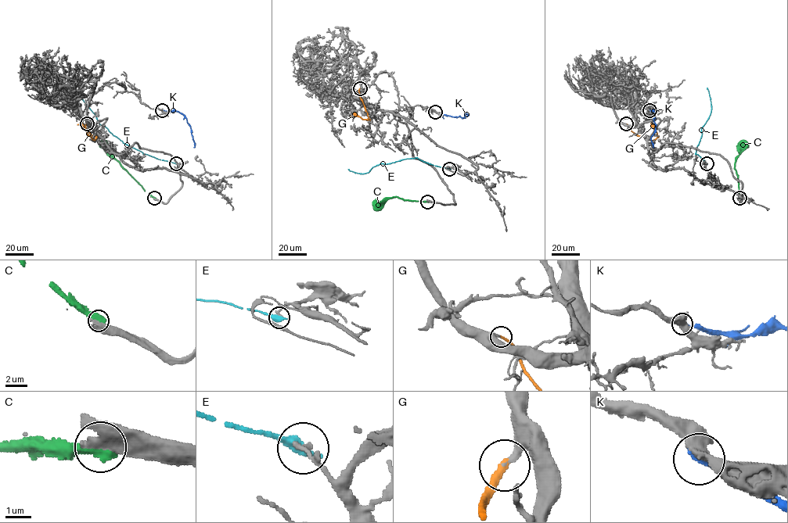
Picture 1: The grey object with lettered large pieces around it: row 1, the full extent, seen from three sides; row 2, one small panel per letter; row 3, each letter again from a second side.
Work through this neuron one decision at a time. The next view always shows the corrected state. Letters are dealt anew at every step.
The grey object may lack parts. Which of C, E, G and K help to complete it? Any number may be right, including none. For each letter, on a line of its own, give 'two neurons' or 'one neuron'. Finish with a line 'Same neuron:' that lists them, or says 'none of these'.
C: two neurons
E: two neurons
G: one neuron
K: two neurons
Same neuron: G

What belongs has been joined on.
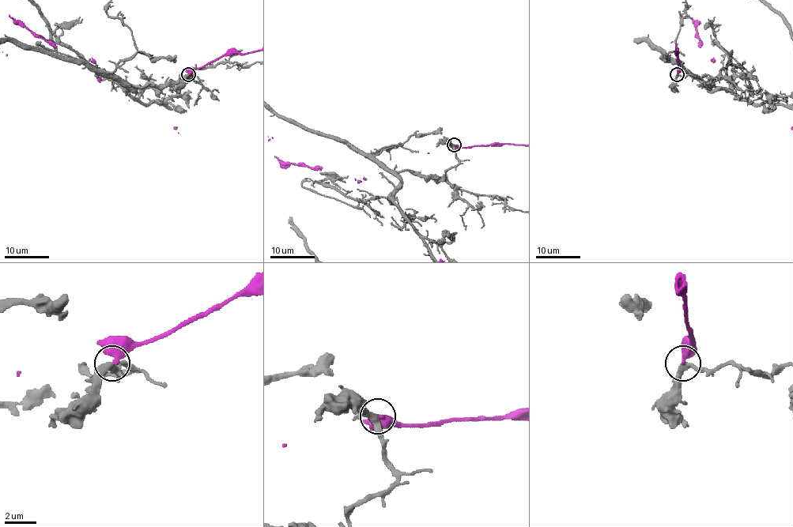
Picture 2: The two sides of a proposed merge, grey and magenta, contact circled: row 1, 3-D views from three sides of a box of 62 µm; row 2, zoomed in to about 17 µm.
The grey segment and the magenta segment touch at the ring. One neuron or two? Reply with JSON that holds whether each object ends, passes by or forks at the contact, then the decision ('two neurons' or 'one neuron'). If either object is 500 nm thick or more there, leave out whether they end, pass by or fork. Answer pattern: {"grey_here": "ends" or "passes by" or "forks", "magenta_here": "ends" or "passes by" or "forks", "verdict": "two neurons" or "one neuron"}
{"grey_here": "passes by", "magenta_here": "ends", "verdict": "two neurons"}

